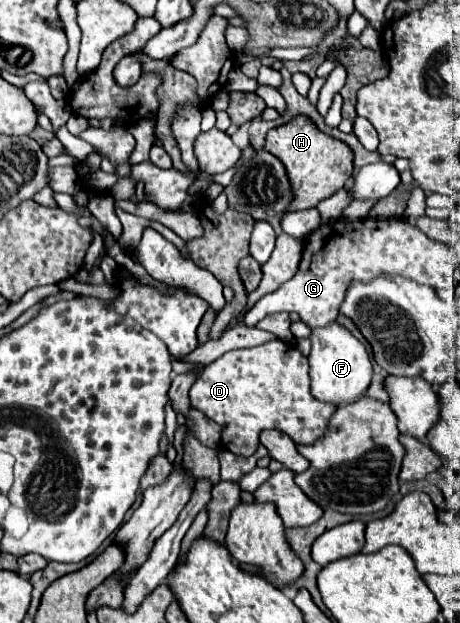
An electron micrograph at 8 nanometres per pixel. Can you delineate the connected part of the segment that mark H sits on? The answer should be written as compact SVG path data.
M296 115L292 121L284 123L282 127L270 129L266 139L266 149L278 159L282 159L290 175L290 181L294 183L296 197L294 203L290 205L290 211L316 207L322 199L346 187L346 183L352 179L354 173L354 153L350 151L350 147L344 141L322 133L314 125L314 121L304 115Z

